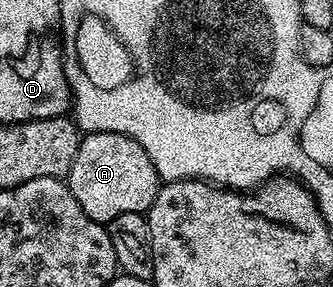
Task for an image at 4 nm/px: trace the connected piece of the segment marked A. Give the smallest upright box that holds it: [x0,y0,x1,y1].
[66,132,162,226]

